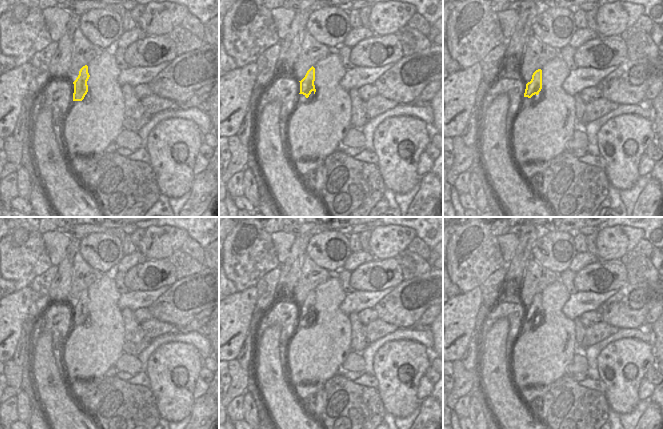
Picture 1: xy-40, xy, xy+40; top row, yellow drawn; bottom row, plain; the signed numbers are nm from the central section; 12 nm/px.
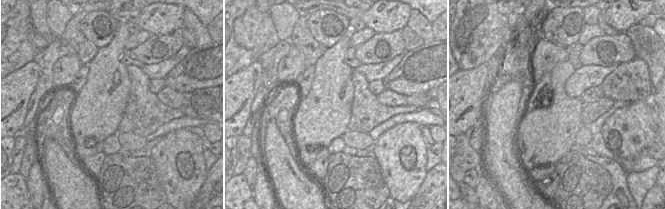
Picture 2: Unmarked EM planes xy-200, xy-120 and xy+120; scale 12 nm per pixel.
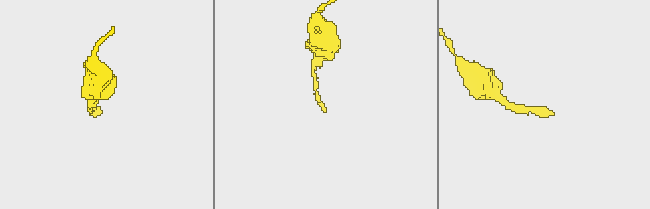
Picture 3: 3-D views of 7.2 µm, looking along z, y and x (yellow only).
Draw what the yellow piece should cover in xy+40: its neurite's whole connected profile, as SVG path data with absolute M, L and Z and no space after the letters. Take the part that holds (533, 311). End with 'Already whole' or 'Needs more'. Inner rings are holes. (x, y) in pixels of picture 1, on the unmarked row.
M536 294L530 306L526 308L522 331L534 330L536 322L543 319L542 313L542 294Z. Needs more.

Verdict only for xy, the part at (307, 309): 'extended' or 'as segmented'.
extended

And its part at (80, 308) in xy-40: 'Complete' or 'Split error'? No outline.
Complete.

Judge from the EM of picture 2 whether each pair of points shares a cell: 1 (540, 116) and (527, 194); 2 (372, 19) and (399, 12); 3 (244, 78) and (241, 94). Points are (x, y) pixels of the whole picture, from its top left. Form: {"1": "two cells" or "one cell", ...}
{"1": "two cells", "2": "one cell", "3": "one cell"}

